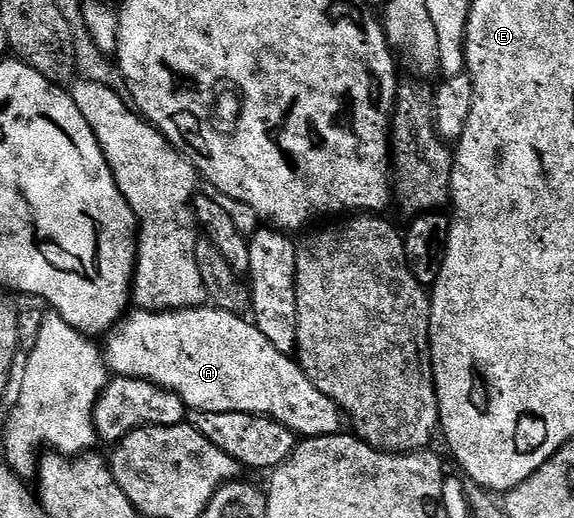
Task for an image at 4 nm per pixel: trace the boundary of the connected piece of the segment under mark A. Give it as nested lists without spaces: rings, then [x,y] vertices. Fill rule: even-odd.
[[[210,304],[191,306],[188,310],[135,309],[112,327],[104,341],[106,365],[115,375],[148,380],[176,392],[176,396],[184,400],[187,411],[259,414],[284,424],[295,436],[303,439],[337,434],[343,429],[342,409],[331,398],[324,396],[324,392],[320,392],[312,380],[308,380],[291,355],[277,350],[264,337],[264,332],[256,329],[253,321],[241,314],[219,310]]]

